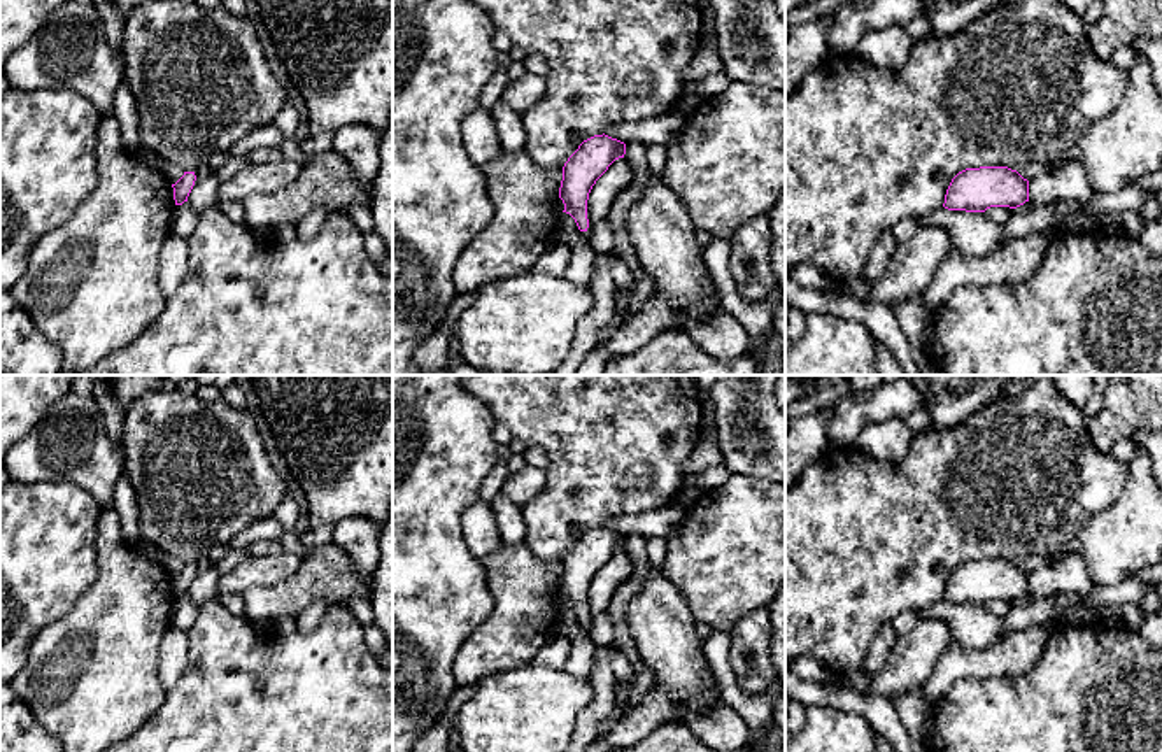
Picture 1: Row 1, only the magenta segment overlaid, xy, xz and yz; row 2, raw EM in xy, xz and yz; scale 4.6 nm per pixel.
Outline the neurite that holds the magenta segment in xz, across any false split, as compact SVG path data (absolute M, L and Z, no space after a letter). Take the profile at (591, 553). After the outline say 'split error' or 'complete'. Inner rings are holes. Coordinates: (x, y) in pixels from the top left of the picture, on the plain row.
M608 528L584 533L563 559L559 591L580 624L587 624L587 592L596 573L626 547L626 536Z | complete

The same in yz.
M980 559L959 564L945 587L948 603L985 605L990 599L1017 601L1029 594L1029 573L1008 559Z | complete

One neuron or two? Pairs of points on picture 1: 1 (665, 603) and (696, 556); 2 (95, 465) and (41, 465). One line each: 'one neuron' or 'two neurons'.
1: two neurons
2: one neuron

